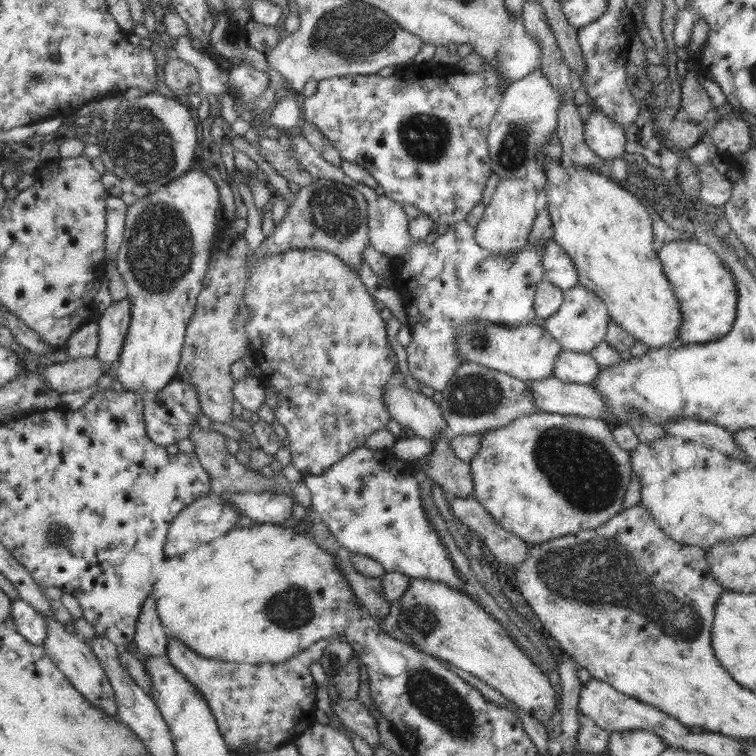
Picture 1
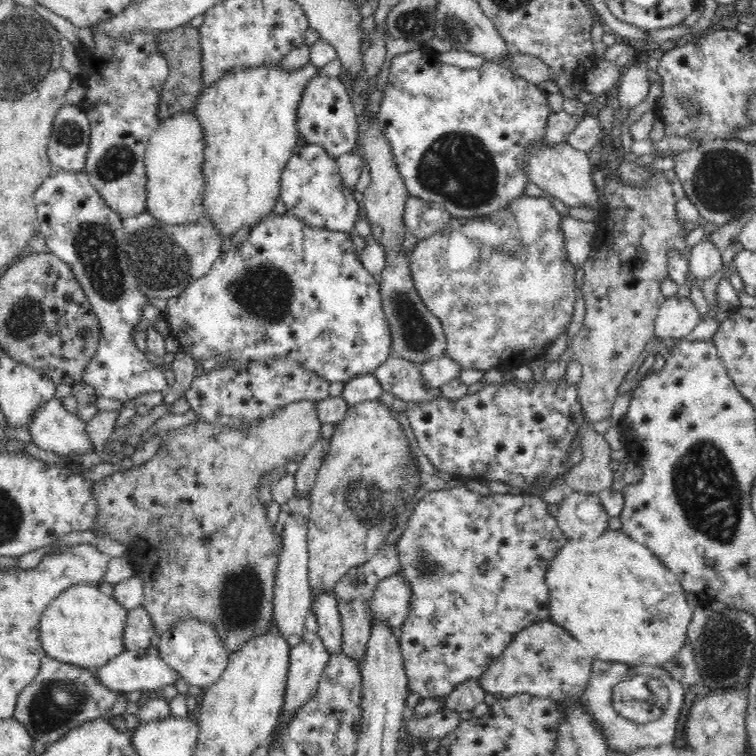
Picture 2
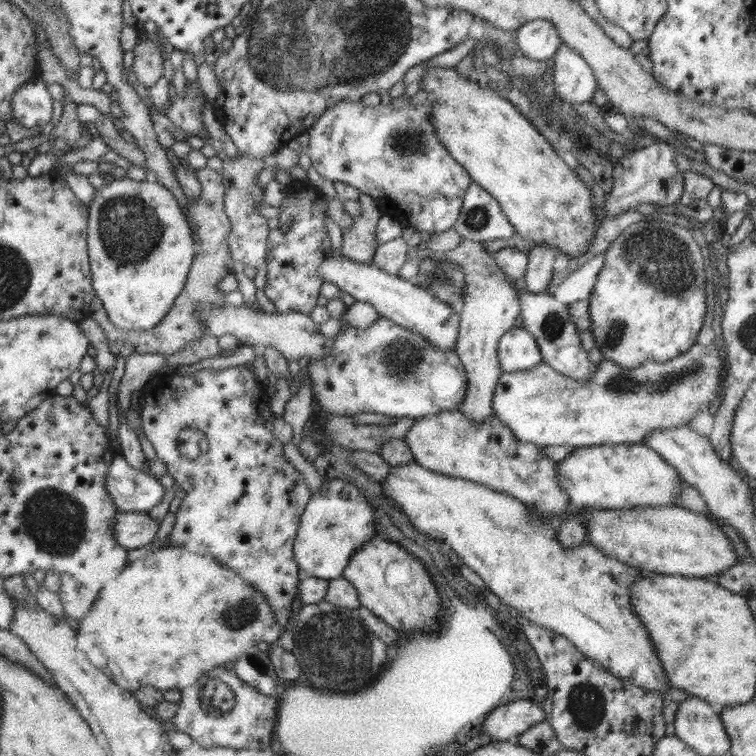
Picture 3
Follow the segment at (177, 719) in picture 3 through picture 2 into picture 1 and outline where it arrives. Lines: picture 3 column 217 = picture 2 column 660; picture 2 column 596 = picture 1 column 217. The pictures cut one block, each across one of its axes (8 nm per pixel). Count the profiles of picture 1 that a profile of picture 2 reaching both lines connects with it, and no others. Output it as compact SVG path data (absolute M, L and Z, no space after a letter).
M168 636L169 663L200 691L214 715L227 747L236 755L249 750L269 753L297 739L316 722L317 684L309 666L318 663L329 638L320 639L300 654L281 663L226 662L204 659L191 648Z

